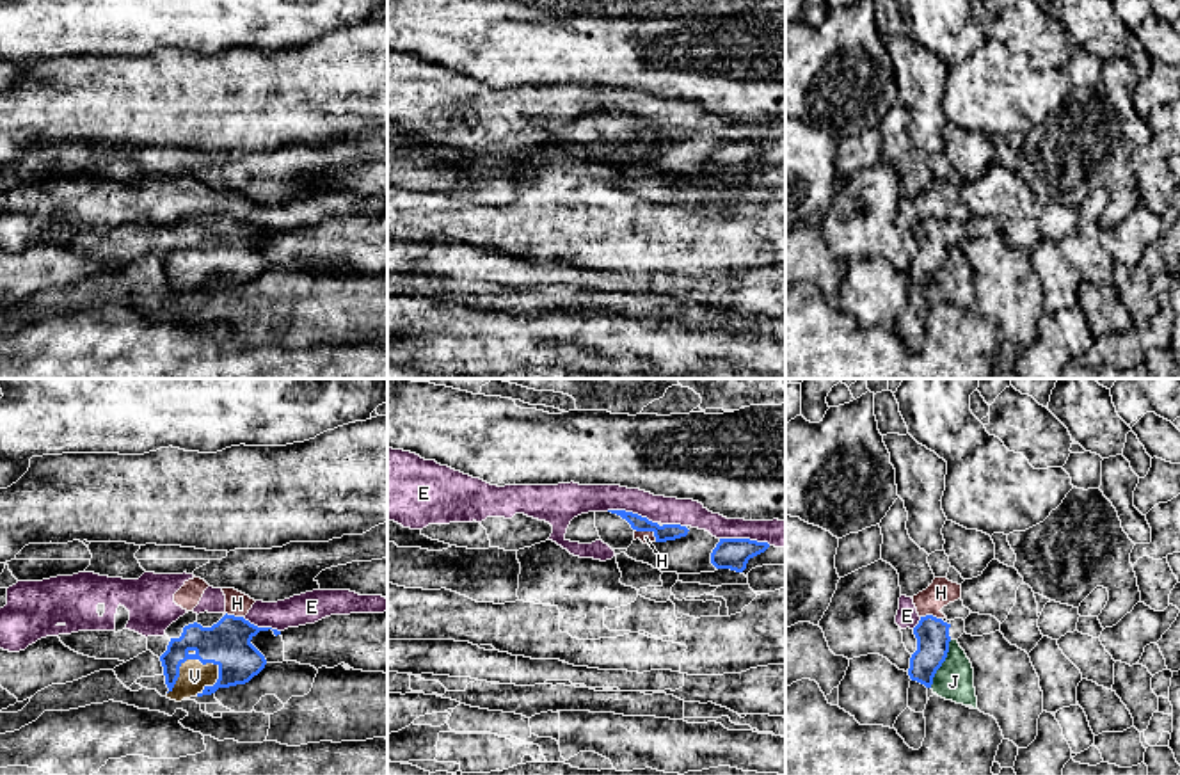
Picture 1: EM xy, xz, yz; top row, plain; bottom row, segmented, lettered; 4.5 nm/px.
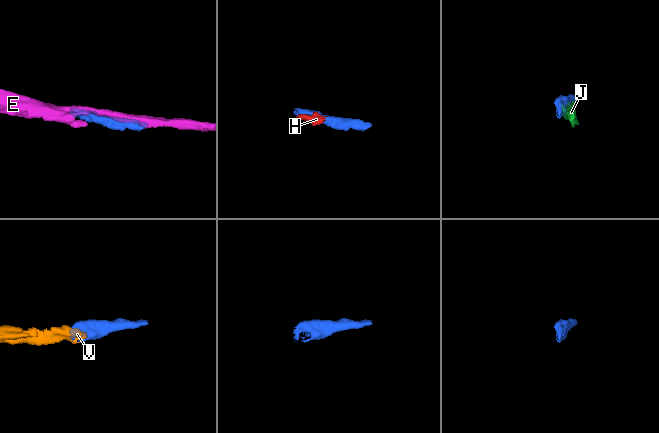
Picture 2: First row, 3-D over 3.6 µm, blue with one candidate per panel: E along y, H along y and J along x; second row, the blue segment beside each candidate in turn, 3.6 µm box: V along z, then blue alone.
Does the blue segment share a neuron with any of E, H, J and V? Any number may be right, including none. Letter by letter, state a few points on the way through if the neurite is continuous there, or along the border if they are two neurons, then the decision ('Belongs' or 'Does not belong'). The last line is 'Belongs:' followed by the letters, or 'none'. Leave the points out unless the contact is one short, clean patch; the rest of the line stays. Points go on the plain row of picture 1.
E: Does not belong
H: Boundary: xz (635, 130), (651, 134), (656, 143). Does not belong
J: Does not belong
V: Path across: xy (228, 246), (214, 260), (185, 262), (194, 271), (194, 278). Belongs
Belongs: V

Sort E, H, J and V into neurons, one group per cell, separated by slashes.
E H / J / V

